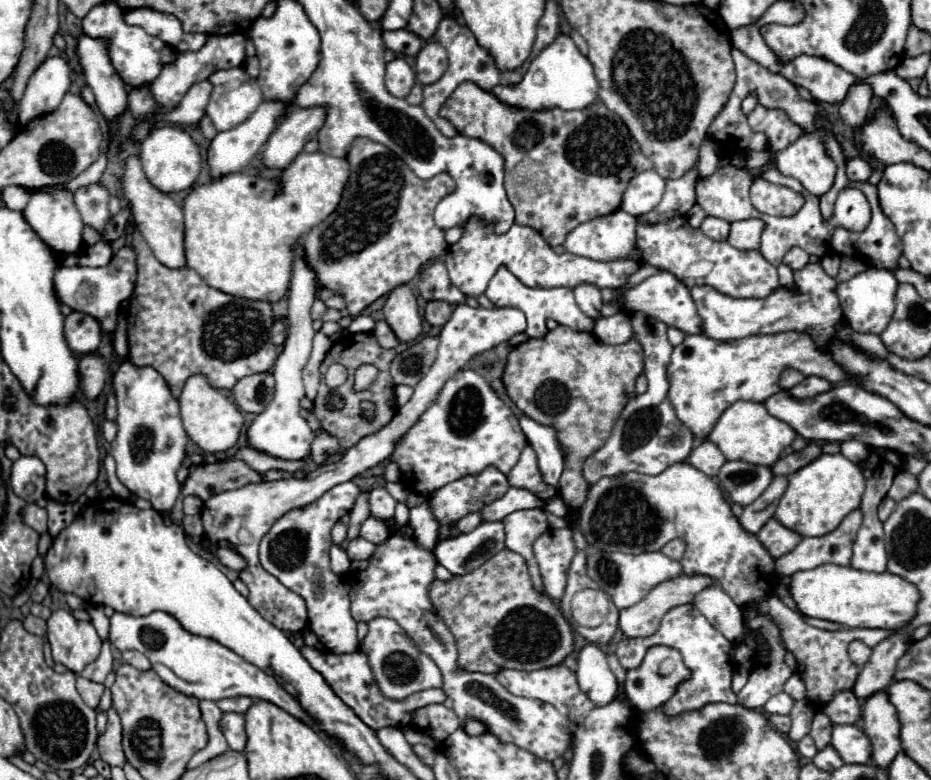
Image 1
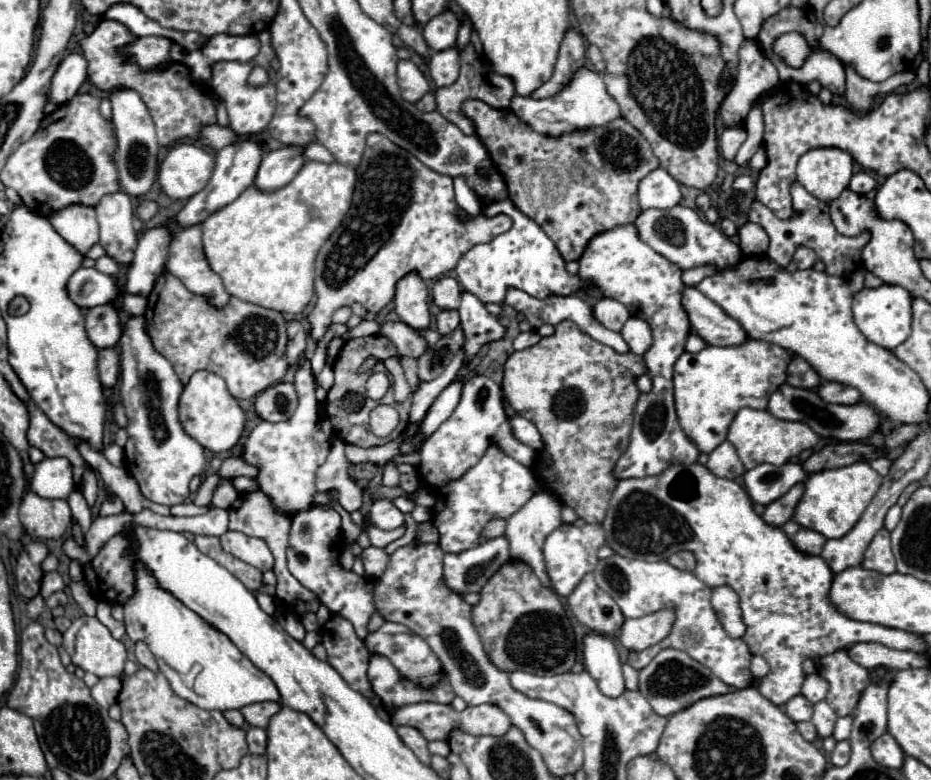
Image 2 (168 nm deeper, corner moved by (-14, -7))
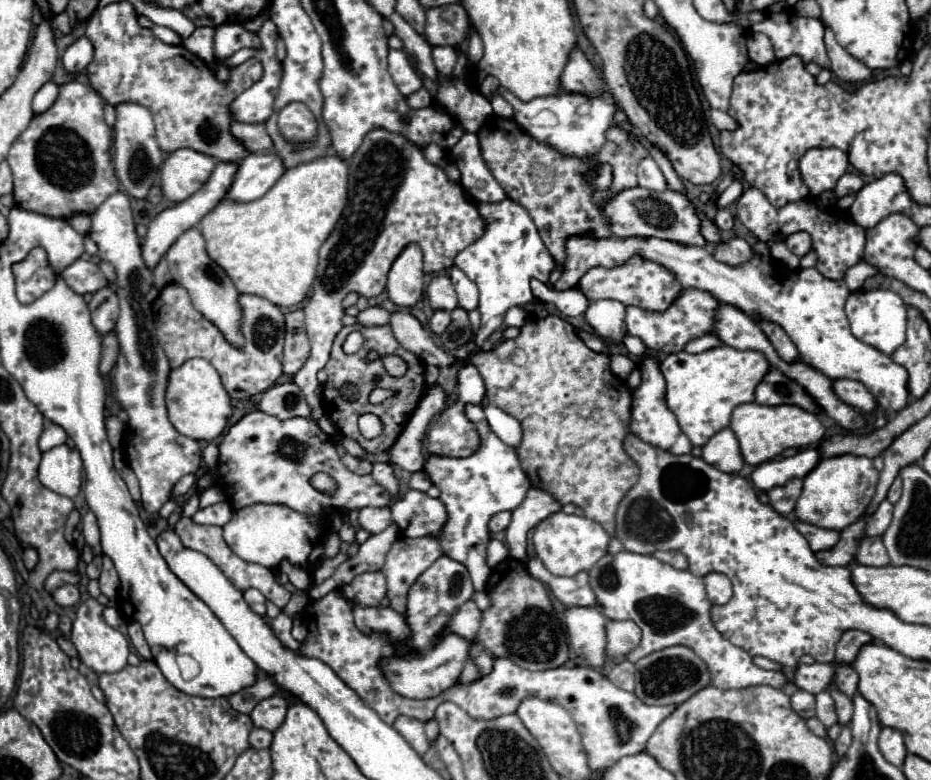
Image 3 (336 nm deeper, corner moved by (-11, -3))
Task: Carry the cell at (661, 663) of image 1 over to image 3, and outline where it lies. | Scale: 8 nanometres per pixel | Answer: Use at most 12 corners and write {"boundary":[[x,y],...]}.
{"boundary":[[689,647],[639,659],[635,695],[679,705],[711,683]]}

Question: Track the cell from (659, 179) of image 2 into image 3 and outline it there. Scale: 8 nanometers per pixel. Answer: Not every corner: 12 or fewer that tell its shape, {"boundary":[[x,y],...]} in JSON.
{"boundary":[[651,157],[639,163],[639,187],[665,191],[659,165]]}

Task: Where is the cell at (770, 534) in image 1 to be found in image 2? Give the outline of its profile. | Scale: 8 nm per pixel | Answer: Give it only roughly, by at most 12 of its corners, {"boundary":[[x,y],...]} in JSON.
{"boundary":[[796,521],[782,527],[794,545],[808,553],[820,555],[826,537],[806,529]]}

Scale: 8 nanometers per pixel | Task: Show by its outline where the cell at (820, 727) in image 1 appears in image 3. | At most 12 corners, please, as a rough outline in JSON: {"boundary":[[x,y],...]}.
{"boundary":[[829,685],[829,693],[837,705],[839,725],[851,721],[853,701]]}

